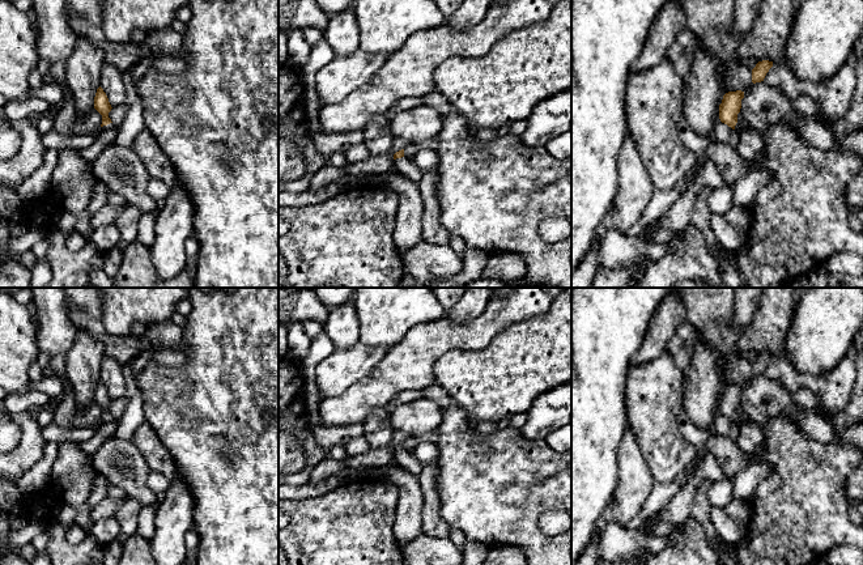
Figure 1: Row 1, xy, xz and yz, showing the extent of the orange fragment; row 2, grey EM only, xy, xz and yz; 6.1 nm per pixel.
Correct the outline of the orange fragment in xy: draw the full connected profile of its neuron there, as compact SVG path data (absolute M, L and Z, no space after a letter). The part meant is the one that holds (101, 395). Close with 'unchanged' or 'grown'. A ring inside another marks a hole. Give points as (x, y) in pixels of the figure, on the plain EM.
M101 379L97 382L97 386L94 390L94 402L102 408L101 420L112 416L111 412L109 411L109 405L111 404L112 400L109 395L106 386Z | unchanged

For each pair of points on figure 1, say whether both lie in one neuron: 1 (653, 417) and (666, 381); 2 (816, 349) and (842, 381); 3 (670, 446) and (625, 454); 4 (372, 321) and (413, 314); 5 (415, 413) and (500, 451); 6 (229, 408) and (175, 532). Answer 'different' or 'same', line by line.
1: same
2: different
3: different
4: same
5: different
6: different

